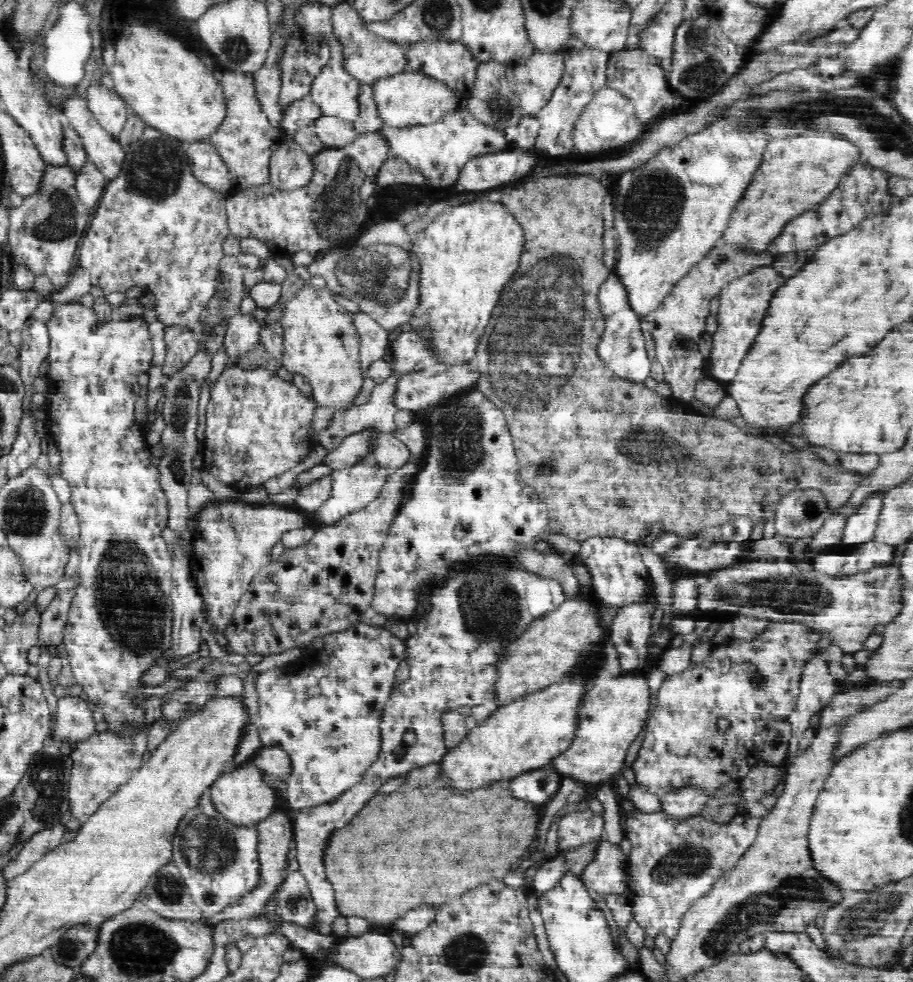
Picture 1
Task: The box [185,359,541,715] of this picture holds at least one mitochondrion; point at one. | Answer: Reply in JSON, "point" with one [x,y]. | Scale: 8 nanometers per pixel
{"point":[463,449]}

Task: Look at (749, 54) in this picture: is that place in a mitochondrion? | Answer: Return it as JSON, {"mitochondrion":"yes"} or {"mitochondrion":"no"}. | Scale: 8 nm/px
{"mitochondrion":"no"}

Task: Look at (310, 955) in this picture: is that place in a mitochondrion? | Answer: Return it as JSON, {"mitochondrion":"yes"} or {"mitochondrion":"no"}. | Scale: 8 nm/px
{"mitochondrion":"no"}

